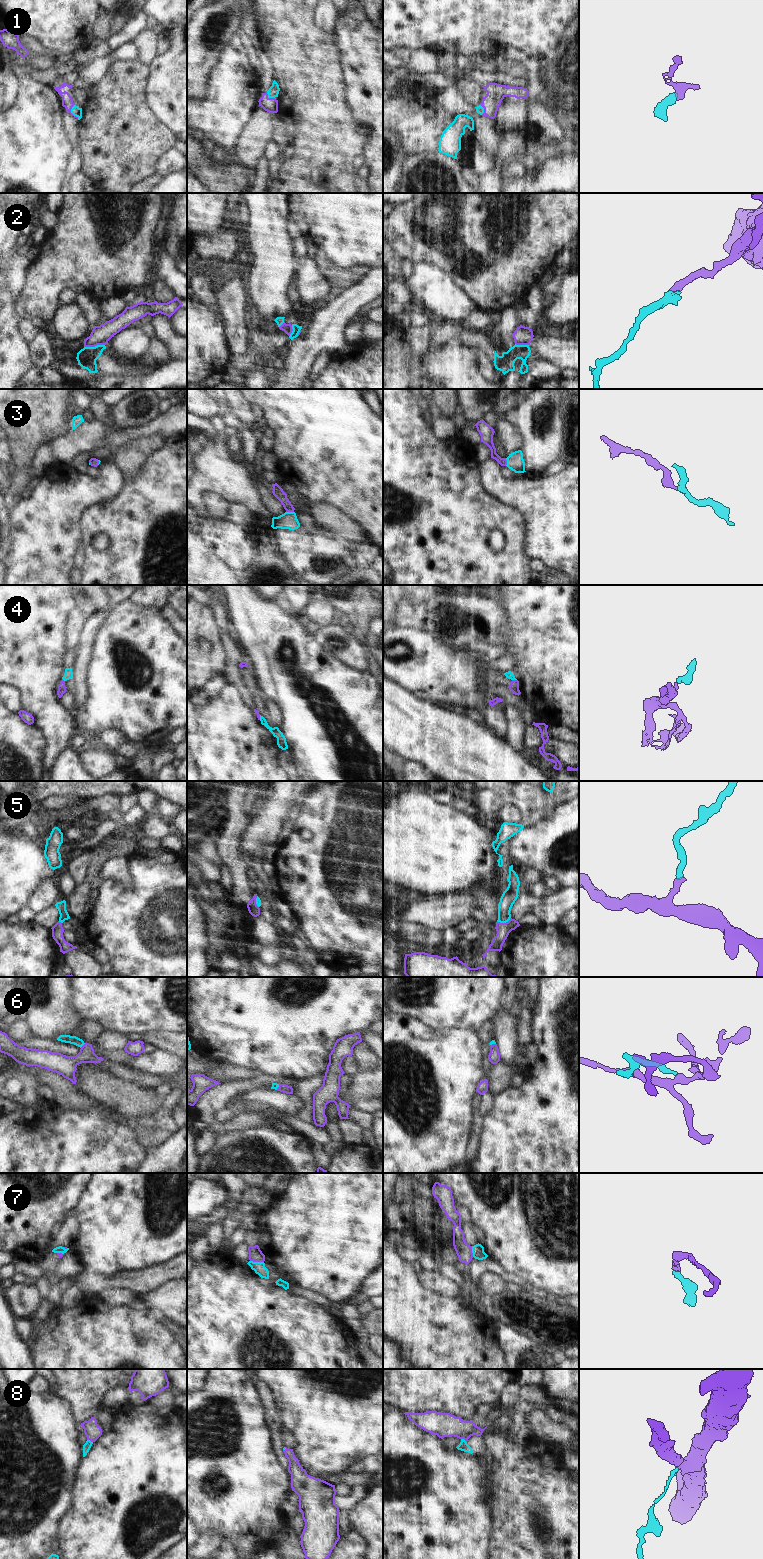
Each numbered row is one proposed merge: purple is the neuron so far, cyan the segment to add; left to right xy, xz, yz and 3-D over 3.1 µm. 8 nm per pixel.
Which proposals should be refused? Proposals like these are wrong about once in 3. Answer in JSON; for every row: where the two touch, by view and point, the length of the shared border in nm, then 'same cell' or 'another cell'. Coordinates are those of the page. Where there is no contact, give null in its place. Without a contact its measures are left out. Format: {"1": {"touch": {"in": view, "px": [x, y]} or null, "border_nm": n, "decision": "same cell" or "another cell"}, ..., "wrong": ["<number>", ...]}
{"1": {"touch": {"in": "xy", "px": [70, 112]}, "border_nm": 120, "decision": "same cell"}, "2": {"touch": {"in": "xy", "px": [94, 346]}, "border_nm": 170, "decision": "same cell"}, "3": {"touch": {"in": "xz", "px": [290, 511]}, "border_nm": 60, "decision": "same cell"}, "4": {"touch": {"in": "yz", "px": [514, 680]}, "border_nm": 40, "decision": "another cell"}, "5": {"touch": {"in": "yz", "px": [504, 923]}, "border_nm": 120, "decision": "same cell"}, "6": {"touch": {"in": "xy", "px": [83, 1045]}, "border_nm": 60, "decision": "same cell"}, "7": {"touch": {"in": "xz", "px": [257, 1261]}, "border_nm": 110, "decision": "another cell"}, "8": {"touch": {"in": "xy", "px": [90, 1440]}, "border_nm": 50, "decision": "same cell"}, "wrong": ["4", "7"]}

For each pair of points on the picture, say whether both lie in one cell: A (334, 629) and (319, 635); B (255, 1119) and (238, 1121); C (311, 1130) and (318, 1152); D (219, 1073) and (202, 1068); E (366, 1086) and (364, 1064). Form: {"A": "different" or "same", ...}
{"A": "same", "B": "same", "C": "different", "D": "different", "E": "different"}

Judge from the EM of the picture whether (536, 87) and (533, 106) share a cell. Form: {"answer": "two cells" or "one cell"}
{"answer": "two cells"}

